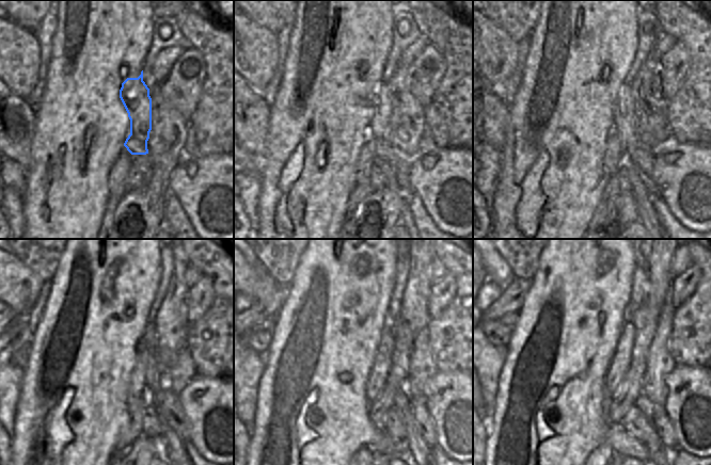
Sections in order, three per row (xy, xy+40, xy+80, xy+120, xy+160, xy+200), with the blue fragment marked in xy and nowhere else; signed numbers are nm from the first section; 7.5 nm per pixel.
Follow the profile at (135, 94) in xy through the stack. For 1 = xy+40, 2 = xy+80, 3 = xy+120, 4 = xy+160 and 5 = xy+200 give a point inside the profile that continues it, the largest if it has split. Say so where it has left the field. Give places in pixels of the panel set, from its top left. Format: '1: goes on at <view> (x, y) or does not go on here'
1: goes on at xy+40 (380, 126)
2: goes on at xy+80 (634, 154)
3: goes on at xy+120 (162, 398)
4: goes on at xy+160 (421, 454)
5: goes on at xy+200 (663, 455)

